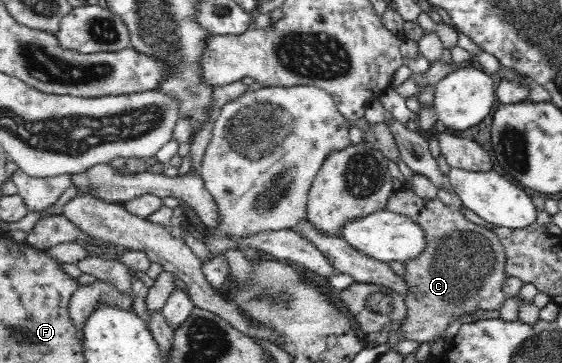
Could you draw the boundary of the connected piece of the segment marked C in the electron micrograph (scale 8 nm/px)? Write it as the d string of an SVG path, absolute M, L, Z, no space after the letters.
M400 189L388 197L386 210L396 214L408 216L416 222L426 234L426 249L410 261L404 261L404 282L408 283L408 295L405 296L407 313L406 319L396 337L403 340L416 341L418 344L432 342L438 339L448 325L457 320L459 316L474 313L474 311L500 310L506 295L503 292L503 281L506 279L505 248L499 237L484 226L466 220L460 212L462 206L455 202L450 205L443 204L438 198L422 199L412 190Z

